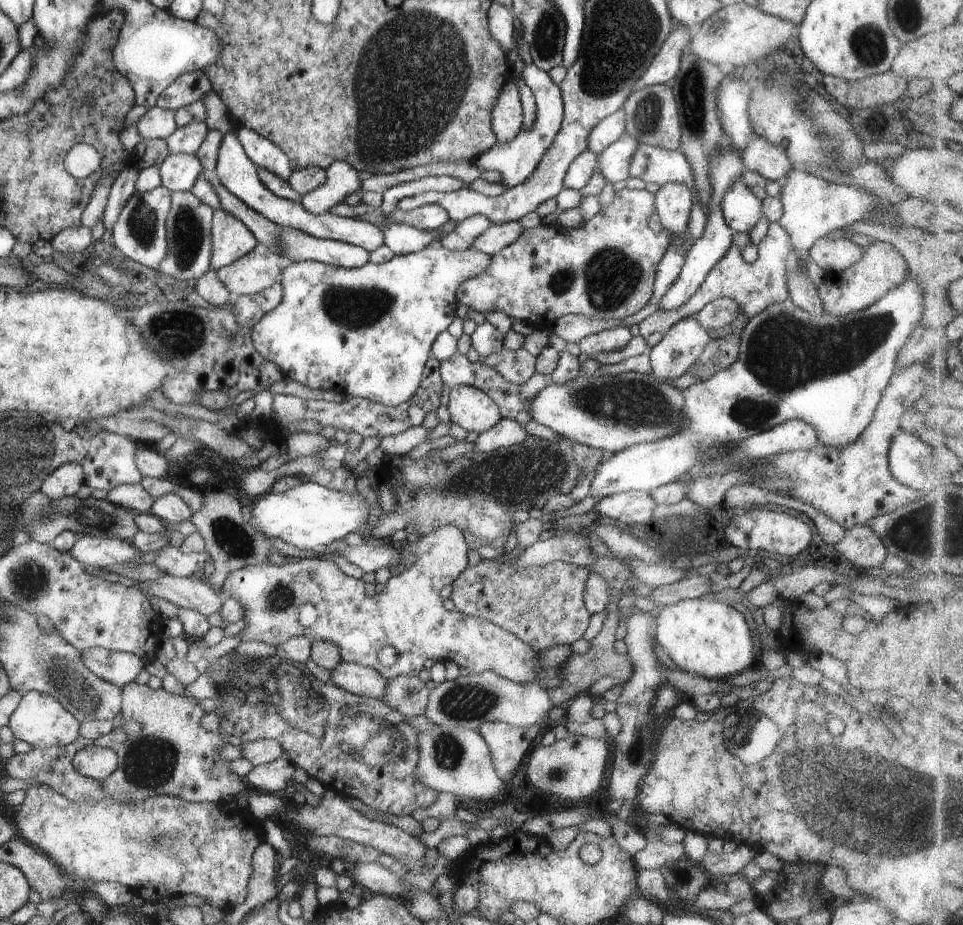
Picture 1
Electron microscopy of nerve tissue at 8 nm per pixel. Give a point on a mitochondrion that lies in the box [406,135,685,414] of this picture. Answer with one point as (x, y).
(611, 276)

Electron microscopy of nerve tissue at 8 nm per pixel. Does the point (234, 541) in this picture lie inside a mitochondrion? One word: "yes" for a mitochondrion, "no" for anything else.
yes

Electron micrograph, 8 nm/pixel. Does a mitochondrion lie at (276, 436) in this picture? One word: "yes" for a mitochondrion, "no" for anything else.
no

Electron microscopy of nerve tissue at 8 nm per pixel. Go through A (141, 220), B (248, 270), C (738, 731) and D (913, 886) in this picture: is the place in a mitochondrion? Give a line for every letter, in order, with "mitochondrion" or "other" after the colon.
A: mitochondrion
B: other
C: mitochondrion
D: other

